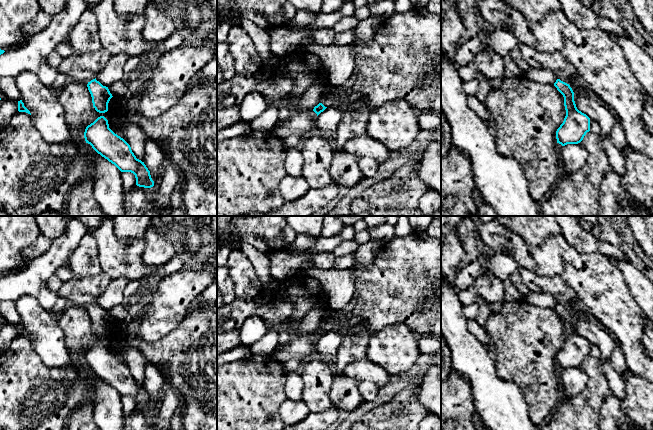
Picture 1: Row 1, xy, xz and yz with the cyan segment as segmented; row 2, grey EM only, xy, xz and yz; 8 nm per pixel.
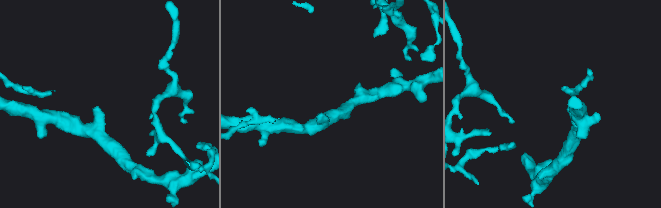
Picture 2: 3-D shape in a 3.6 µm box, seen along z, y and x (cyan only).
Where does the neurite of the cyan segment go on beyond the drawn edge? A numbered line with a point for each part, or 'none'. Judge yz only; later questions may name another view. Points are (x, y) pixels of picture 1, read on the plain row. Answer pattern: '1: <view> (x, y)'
none

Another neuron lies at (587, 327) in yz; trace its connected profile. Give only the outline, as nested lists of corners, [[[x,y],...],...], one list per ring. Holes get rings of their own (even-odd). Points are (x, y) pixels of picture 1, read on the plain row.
[[[576,306],[569,308],[574,316],[574,325],[579,335],[586,338],[590,343],[598,346],[600,350],[600,360],[611,362],[611,356],[615,347],[612,333],[597,324],[595,318],[587,316]]]

